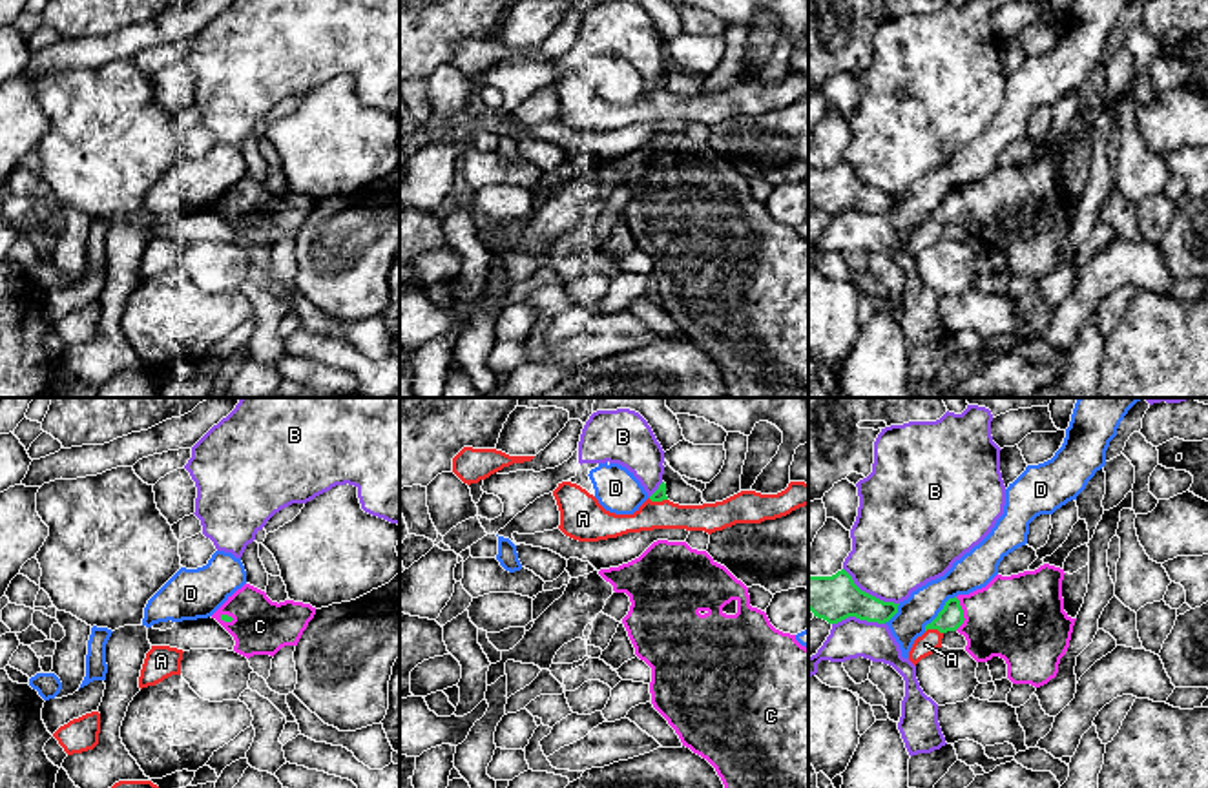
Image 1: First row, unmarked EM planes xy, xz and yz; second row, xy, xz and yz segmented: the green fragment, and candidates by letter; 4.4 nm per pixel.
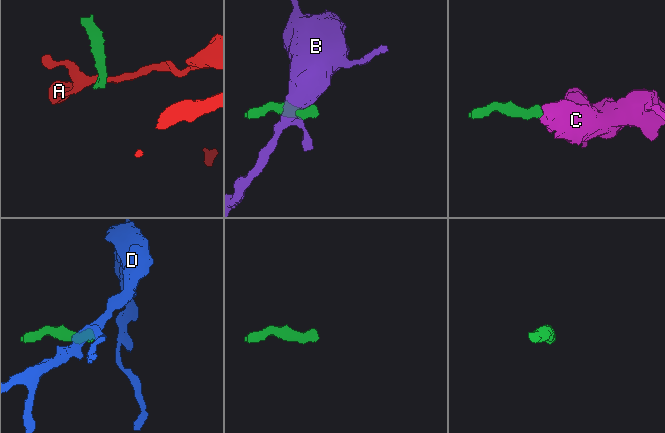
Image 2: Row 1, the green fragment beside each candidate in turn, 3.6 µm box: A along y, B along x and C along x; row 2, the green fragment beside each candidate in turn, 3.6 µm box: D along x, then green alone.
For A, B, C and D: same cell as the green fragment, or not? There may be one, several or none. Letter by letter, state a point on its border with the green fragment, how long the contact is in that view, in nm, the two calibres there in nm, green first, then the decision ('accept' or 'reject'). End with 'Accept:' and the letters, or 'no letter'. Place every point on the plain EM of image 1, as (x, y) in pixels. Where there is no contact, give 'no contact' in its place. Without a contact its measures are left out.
A: contact xz (657, 92); length 90 nm; calibres 60 and 130 nm; reject
B: contact yz (867, 185); length 300 nm; calibres 200 and 400 nm; reject
C: contact yz (962, 205); length 150 nm; calibres 110 and 380 nm; accept
D: contact yz (940, 203); length 220 nm; calibres 110 and 170 nm; reject
Accept: C

